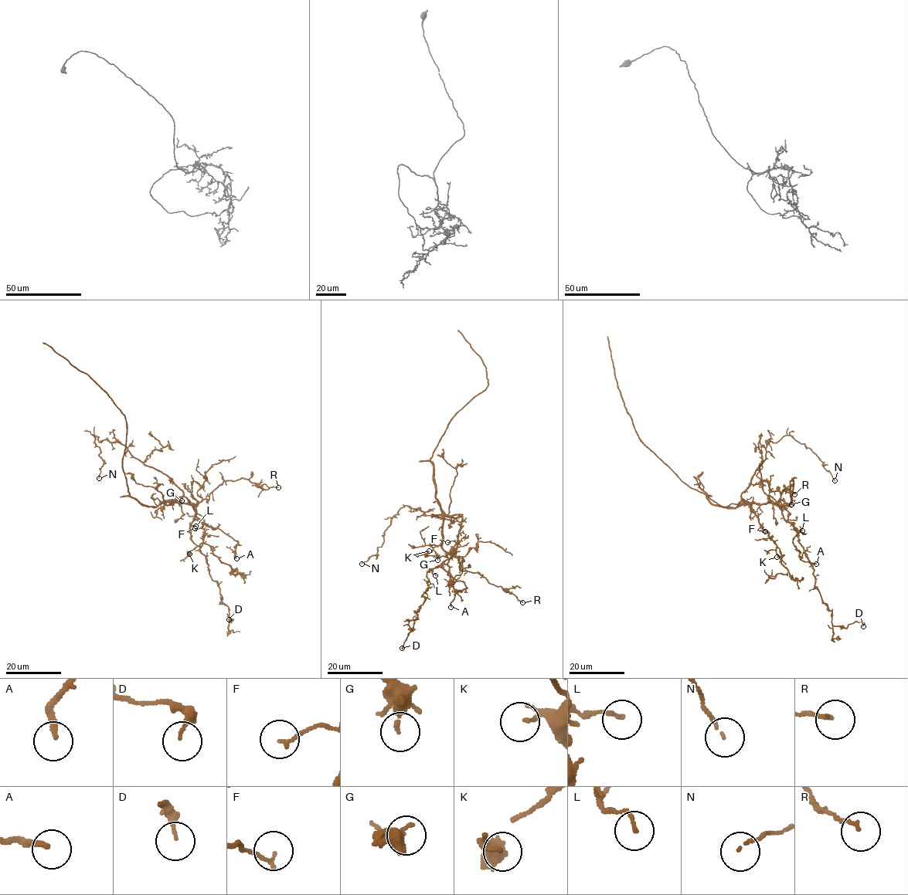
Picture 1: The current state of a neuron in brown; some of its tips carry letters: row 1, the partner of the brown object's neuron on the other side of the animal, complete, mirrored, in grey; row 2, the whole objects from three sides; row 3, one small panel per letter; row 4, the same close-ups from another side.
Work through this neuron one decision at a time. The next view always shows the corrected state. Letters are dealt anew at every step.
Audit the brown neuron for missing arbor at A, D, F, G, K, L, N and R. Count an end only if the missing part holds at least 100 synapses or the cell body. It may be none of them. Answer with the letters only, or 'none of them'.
none of them

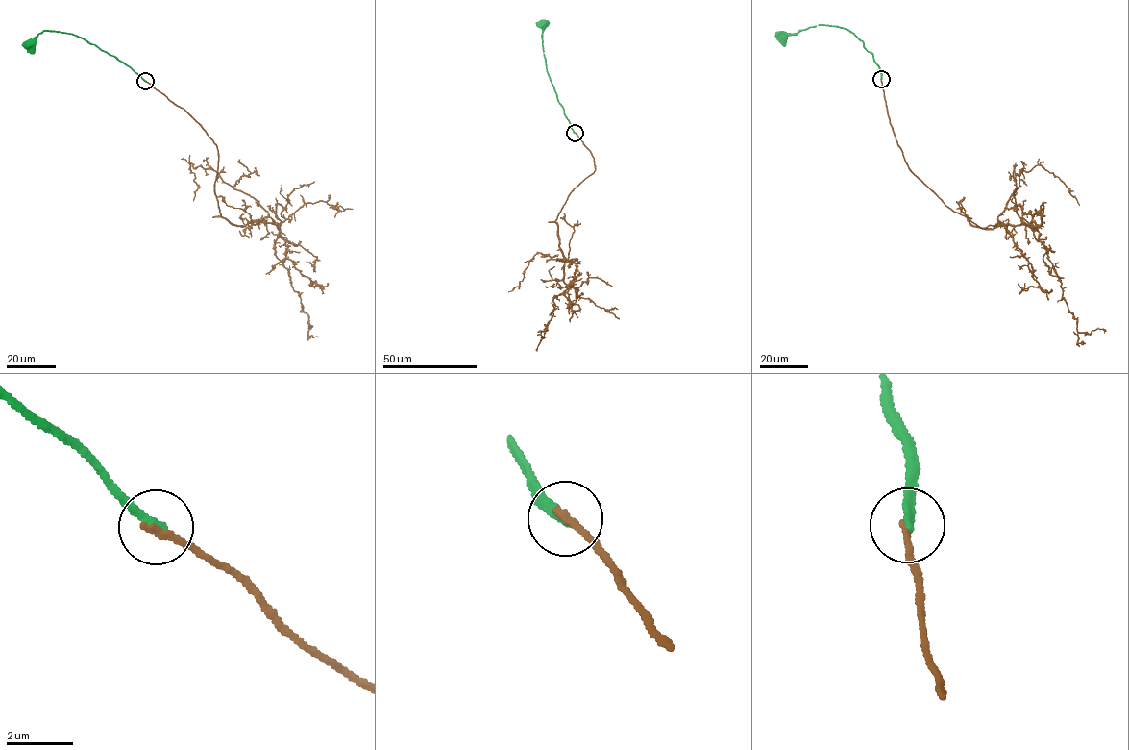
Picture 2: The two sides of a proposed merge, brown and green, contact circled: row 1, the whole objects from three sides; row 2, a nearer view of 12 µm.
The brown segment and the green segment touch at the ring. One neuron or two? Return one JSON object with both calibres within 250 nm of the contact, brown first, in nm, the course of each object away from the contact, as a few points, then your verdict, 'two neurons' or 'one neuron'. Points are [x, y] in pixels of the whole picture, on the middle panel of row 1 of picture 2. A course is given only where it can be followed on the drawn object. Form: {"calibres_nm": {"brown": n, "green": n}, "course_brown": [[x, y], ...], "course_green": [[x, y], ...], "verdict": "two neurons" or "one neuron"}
{"calibres_nm": {"brown": 240, "green": 280}, "course_brown": [[575, 133], [595, 169], [570, 194], [555, 221], [570, 287], [554, 297], [536, 350]], "course_green": [[575, 133], [546, 68], [541, 24]], "verdict": "two neurons"}

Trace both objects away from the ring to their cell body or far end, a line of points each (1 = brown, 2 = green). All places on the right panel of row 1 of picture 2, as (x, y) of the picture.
1: (881, 79), (890, 123), (910, 171), (971, 225), (994, 229), (1027, 224), (1047, 248), (1076, 329), (1104, 333)
2: (881, 79), (871, 53), (853, 33), (845, 28), (816, 25), (782, 37)

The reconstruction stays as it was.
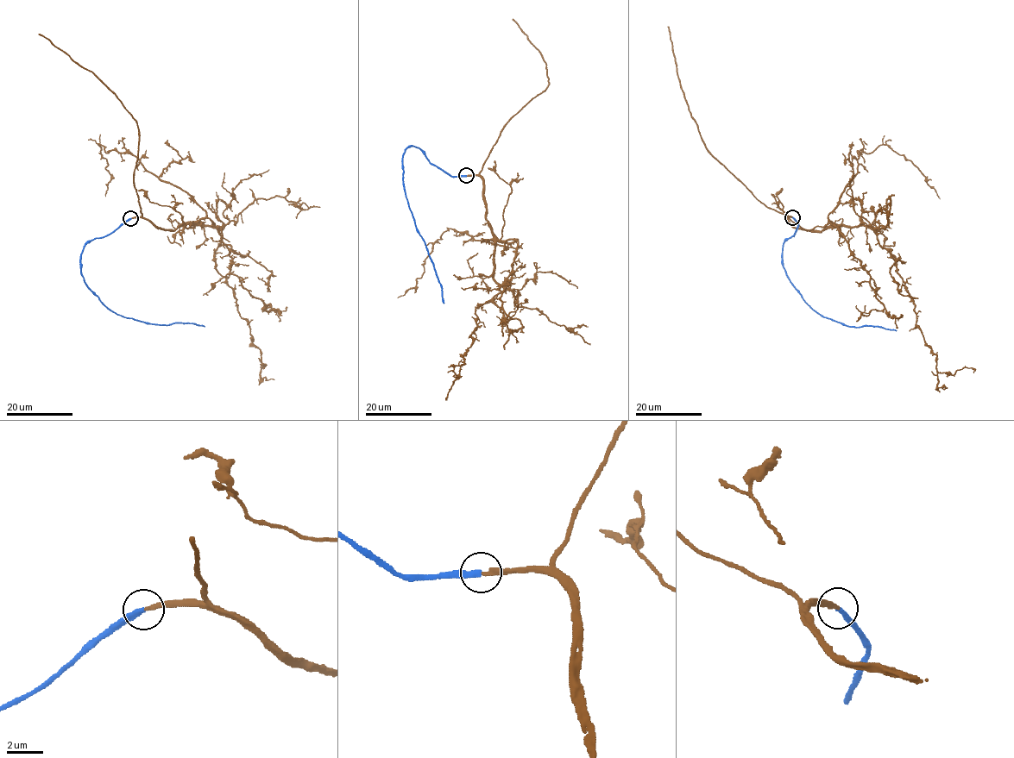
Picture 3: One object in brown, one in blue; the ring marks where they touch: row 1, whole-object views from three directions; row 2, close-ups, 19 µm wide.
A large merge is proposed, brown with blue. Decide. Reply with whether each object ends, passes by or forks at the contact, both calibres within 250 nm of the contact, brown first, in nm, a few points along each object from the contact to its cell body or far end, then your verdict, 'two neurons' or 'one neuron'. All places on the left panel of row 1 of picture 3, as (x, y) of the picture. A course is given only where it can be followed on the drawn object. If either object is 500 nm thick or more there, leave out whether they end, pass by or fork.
brown ends; blue ends; calibres 240 and 280 nm; course brown (130, 218), (166, 229), (202, 222), (221, 231), (215, 266), (232, 289), (261, 364); course blue (130, 218), (83, 248), (80, 268), (85, 284), (104, 305), (123, 316), (160, 325), (186, 322), (204, 326); one neuron

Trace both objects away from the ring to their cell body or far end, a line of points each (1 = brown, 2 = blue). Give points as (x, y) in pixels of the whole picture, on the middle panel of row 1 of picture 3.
1: (466, 175), (480, 175), (484, 185), (494, 278), (504, 290), (477, 306), (471, 346), (445, 398)
2: (466, 175), (452, 176), (413, 146), (407, 147), (402, 157), (408, 207), (444, 303)

